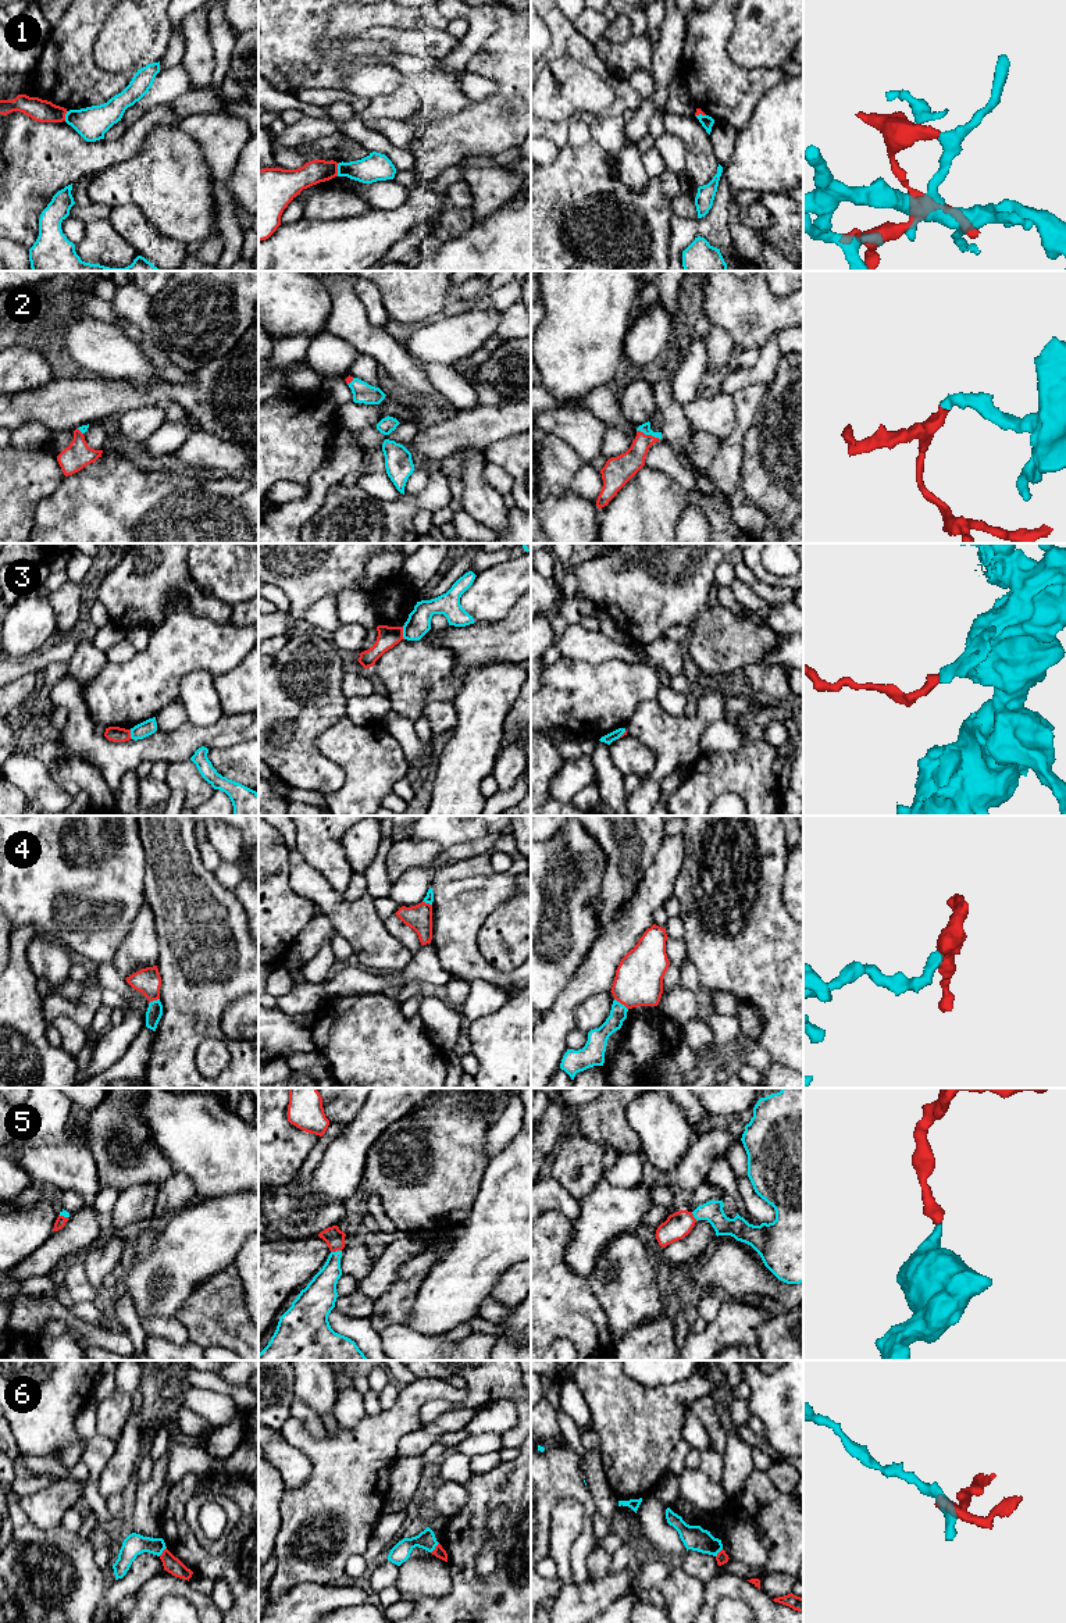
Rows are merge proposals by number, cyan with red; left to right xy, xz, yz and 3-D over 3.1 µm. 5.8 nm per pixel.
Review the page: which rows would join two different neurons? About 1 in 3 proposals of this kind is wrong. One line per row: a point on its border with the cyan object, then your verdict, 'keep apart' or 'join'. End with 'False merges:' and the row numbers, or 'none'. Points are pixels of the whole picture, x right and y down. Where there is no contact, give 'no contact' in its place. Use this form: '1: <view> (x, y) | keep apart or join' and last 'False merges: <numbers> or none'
1: xz (338, 170) | keep apart
2: yz (648, 434) | join
3: xz (403, 632) | keep apart
4: yz (620, 1003) | keep apart
5: xz (337, 1251) | join
6: xz (434, 1548) | keep apart
False merges: 1, 3, 4, 6

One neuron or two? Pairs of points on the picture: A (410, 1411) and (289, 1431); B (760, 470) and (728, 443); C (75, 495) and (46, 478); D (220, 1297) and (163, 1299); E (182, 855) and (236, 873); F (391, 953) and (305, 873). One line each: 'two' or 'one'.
A: one
B: two
C: two
D: two
E: two
F: one

